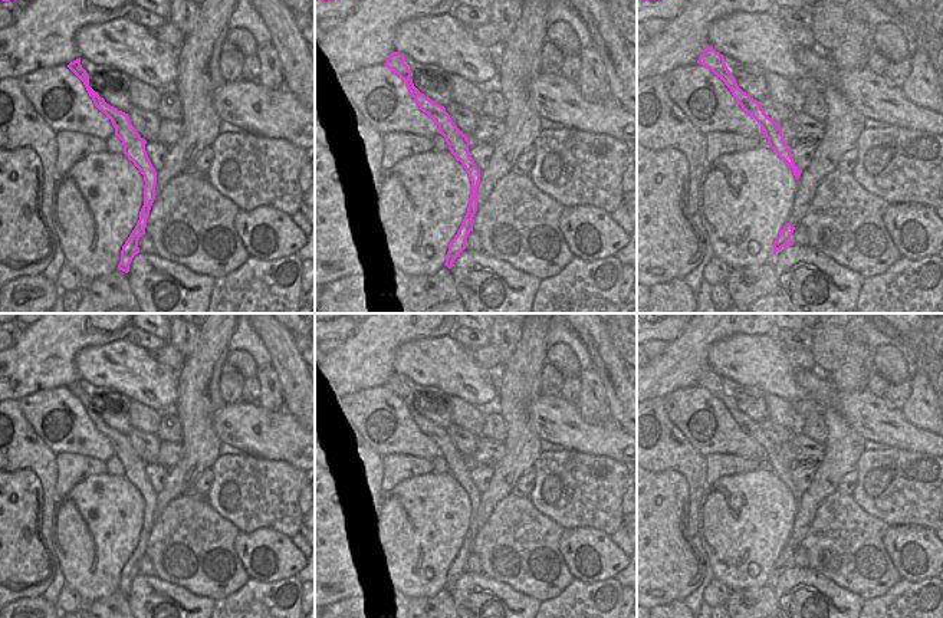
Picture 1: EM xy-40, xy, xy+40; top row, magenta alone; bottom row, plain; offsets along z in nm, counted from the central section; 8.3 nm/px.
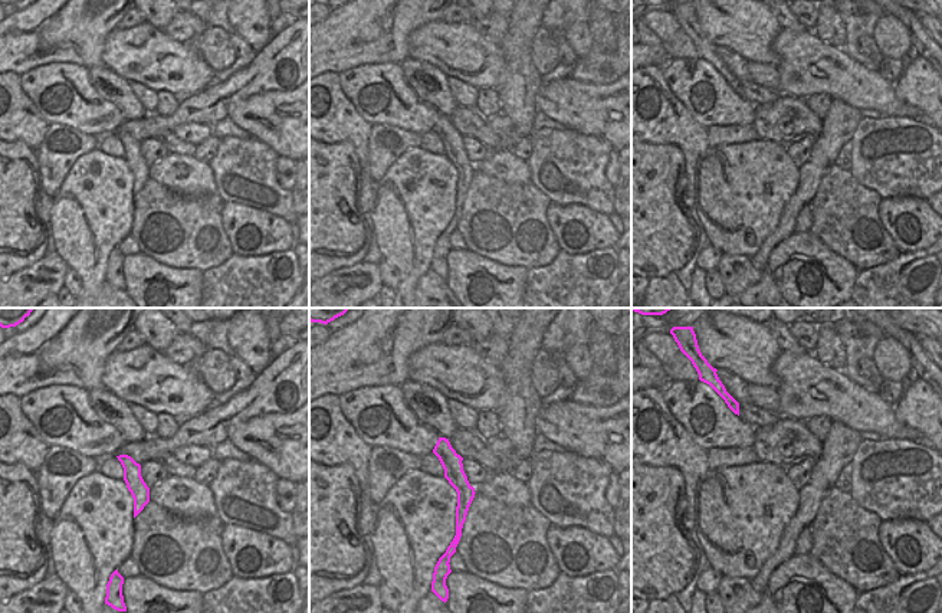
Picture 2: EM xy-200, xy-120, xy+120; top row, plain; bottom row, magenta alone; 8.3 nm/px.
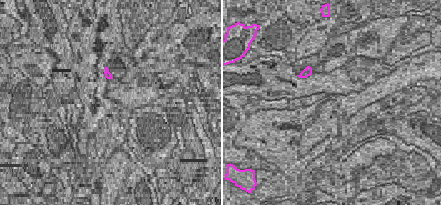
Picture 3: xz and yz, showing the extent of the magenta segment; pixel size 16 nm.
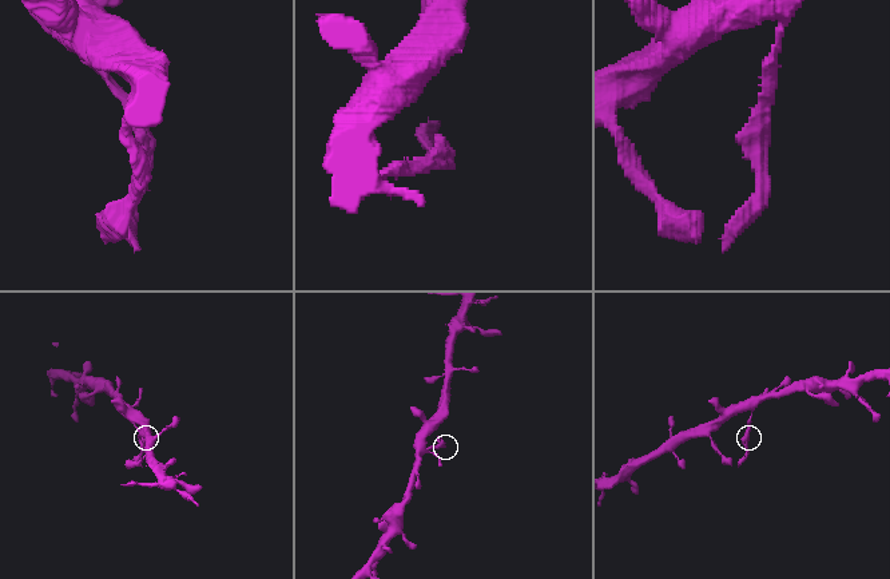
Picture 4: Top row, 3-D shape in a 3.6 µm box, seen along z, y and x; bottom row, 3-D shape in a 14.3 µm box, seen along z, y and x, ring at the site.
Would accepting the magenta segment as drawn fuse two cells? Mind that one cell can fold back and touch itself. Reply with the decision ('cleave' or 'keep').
cleave

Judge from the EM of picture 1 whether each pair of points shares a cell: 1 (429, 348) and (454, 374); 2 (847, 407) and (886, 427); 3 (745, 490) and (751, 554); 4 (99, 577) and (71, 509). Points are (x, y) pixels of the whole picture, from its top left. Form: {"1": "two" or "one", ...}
{"1": "one", "2": "one", "3": "one", "4": "one"}

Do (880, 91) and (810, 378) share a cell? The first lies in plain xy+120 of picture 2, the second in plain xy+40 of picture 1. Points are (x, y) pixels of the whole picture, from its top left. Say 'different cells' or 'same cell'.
same cell

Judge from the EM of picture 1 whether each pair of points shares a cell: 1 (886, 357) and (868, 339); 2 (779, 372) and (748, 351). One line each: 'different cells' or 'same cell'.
1: different cells
2: same cell

